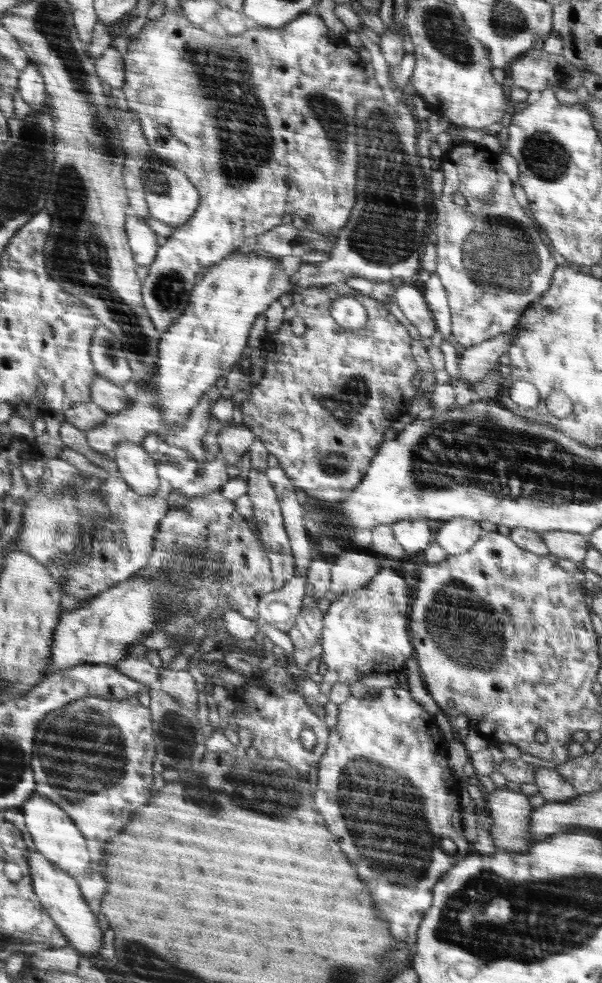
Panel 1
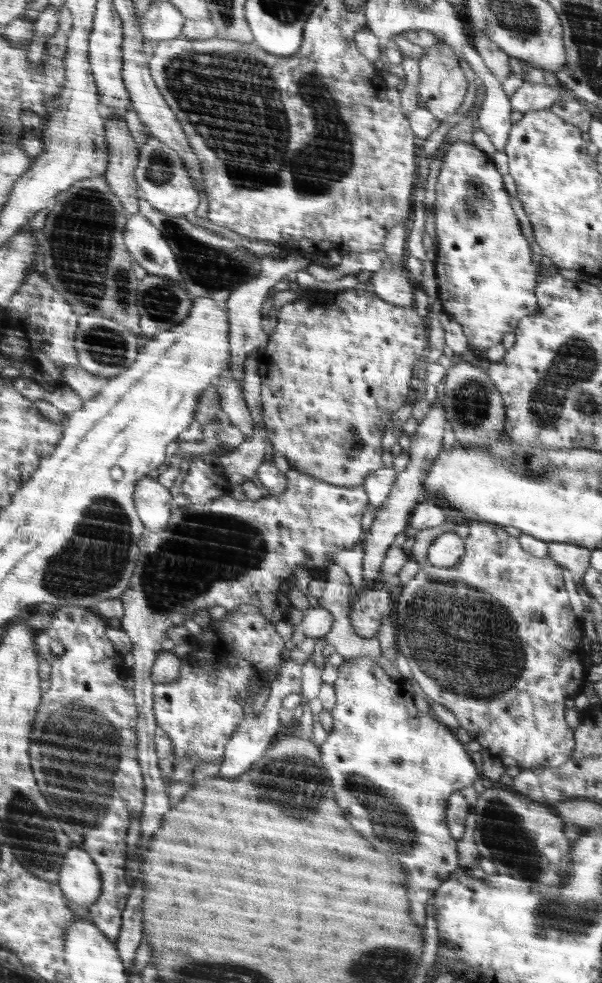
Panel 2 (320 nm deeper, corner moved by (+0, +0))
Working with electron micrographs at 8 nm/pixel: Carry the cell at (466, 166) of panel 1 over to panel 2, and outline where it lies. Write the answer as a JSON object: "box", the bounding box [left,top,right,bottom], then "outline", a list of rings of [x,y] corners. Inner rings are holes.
{"box":[430,142,540,355],"outline":[[[468,142],[452,143],[442,159],[442,166],[435,185],[436,201],[433,206],[437,245],[431,255],[430,271],[437,279],[438,297],[443,312],[462,325],[469,348],[481,355],[502,342],[506,332],[516,329],[518,320],[540,313],[536,302],[536,268],[532,264],[530,246],[520,230],[520,222],[510,206],[508,192],[502,176],[494,164],[488,164],[488,156]]]}

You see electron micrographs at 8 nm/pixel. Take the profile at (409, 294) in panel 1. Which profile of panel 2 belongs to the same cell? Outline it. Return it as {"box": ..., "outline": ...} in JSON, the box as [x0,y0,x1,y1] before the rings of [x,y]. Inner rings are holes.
{"box":[371,268,416,308],"outline":[[[382,268],[371,274],[374,294],[386,302],[394,303],[396,306],[415,308],[414,292],[416,281],[403,271],[390,271]]]}

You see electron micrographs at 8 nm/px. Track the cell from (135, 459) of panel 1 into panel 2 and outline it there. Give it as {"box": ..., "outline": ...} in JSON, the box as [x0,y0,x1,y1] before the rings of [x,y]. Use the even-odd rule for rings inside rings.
{"box":[134,476,175,532],"outline":[[[146,476],[137,482],[134,500],[138,514],[146,528],[152,532],[164,530],[169,523],[172,500],[175,492],[158,483],[157,479]]]}

